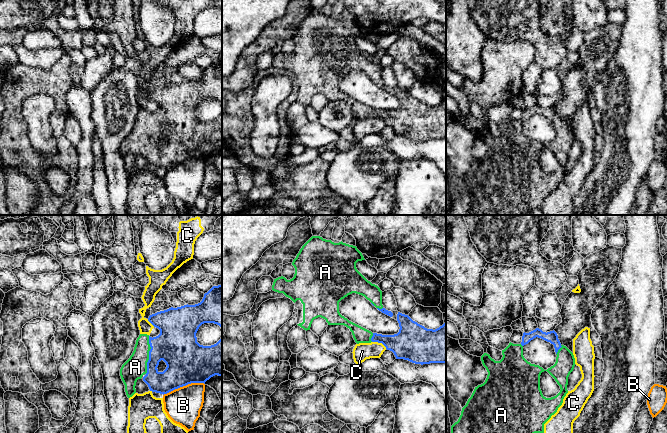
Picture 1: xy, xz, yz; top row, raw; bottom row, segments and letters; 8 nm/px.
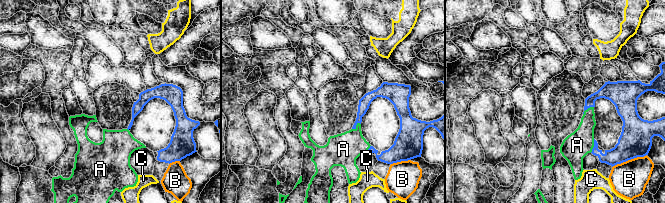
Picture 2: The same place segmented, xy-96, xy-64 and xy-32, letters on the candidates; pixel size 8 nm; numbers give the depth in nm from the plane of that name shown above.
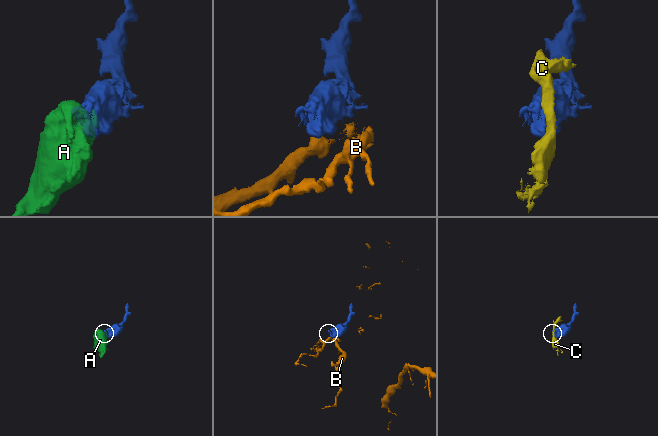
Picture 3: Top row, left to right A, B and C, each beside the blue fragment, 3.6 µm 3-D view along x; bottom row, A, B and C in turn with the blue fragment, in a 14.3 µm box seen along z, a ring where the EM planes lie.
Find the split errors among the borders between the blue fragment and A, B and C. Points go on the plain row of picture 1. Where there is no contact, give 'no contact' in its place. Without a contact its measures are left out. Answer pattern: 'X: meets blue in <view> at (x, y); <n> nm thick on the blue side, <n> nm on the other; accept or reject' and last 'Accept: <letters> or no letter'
A: meets blue in xy at (149, 131); 320 nm thick on the blue side, 180 nm on the other; accept
B: meets blue in xy at (183, 161); 340 nm thick on the blue side, 280 nm on the other; reject
C: meets blue in xz at (379, 118); 280 nm thick on the blue side, 140 nm on the other; reject
Accept: A

